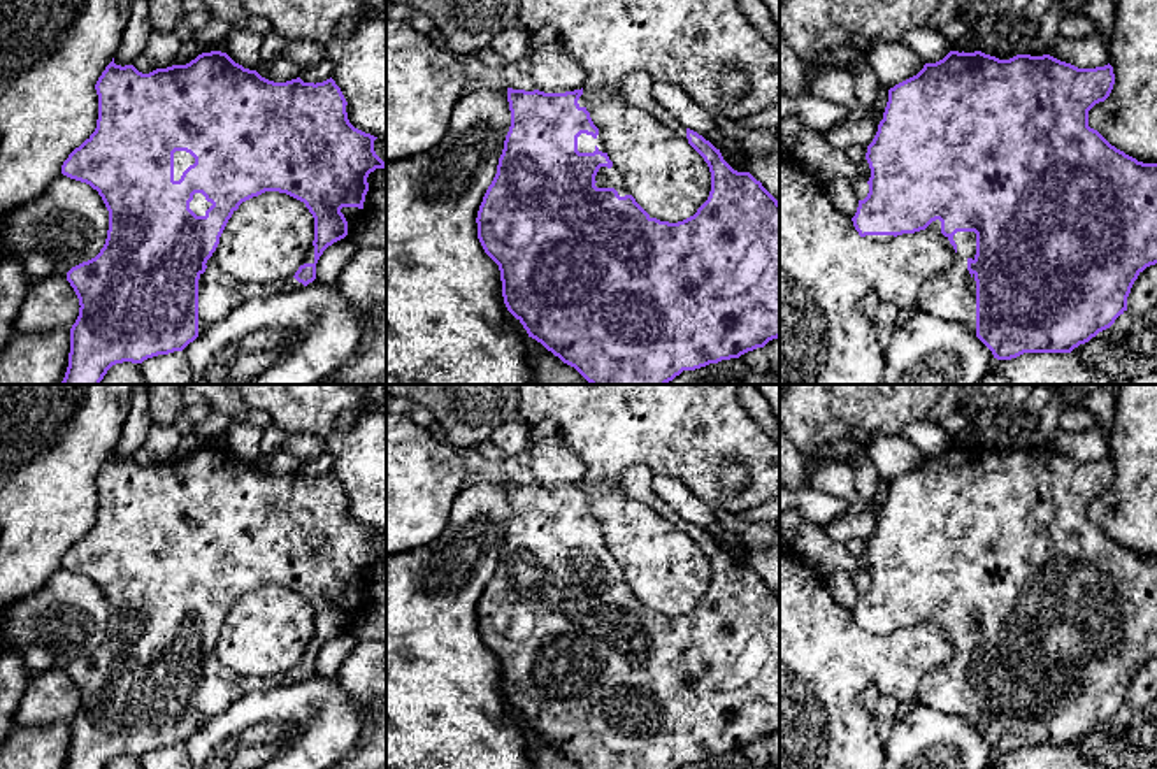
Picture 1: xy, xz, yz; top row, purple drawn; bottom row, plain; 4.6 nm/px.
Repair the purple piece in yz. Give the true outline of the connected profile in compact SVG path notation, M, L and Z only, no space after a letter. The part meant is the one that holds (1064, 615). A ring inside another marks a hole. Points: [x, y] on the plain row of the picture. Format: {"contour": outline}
{"contour": "M950 444L936 456L888 483L883 513L866 553L871 562L869 586L859 593L852 611L864 634L887 636L902 627L915 627L927 620L941 625L955 643L953 657L927 672L916 690L916 699L943 713L962 716L997 753L1011 753L1024 746L1071 746L1099 725L1110 722L1127 704L1127 690L1138 669L1157 657L1157 557L1143 557L1111 539L1097 523L1089 520L1089 504L1104 495L1115 478L1113 460L1078 462L1050 448L1017 448L999 453L981 444Z"}

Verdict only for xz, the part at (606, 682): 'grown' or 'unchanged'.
grown

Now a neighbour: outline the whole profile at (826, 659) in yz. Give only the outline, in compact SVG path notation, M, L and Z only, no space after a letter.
M780 548L780 769L883 769L883 739L859 697L874 685L880 695L911 701L923 676L953 651L948 630L929 620L887 636L864 634L834 600L827 578Z

